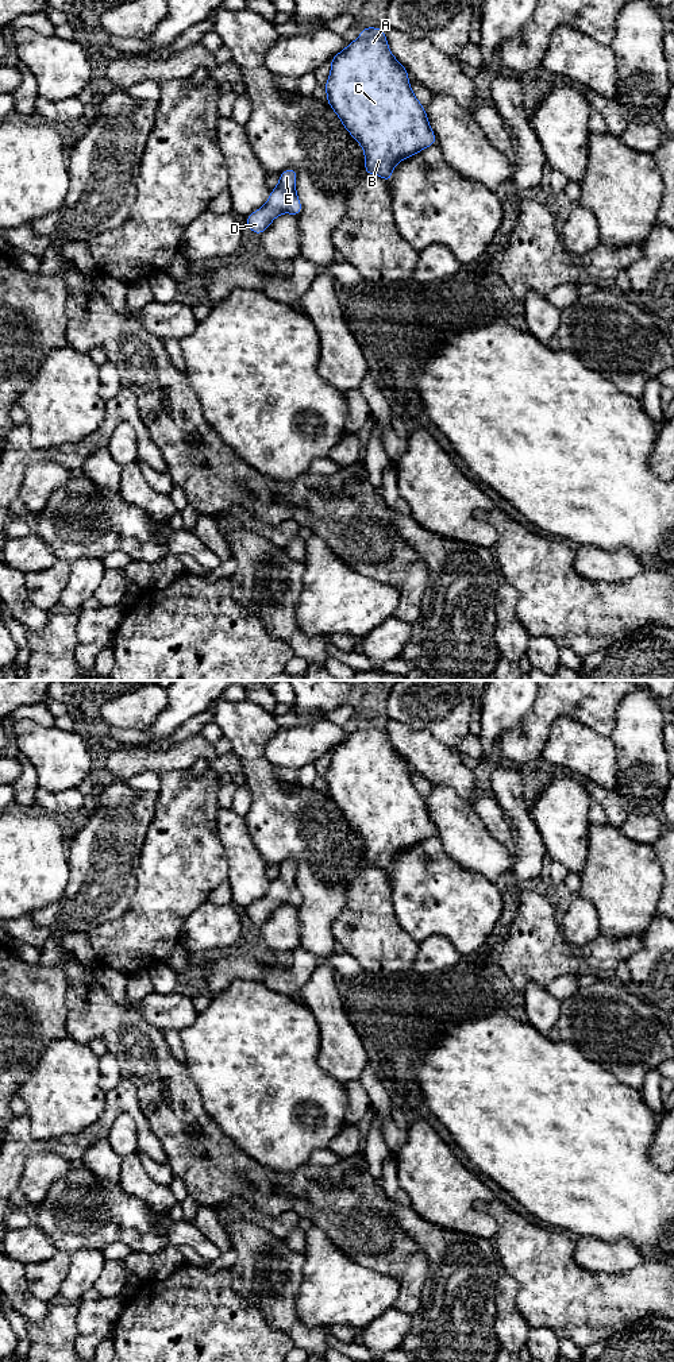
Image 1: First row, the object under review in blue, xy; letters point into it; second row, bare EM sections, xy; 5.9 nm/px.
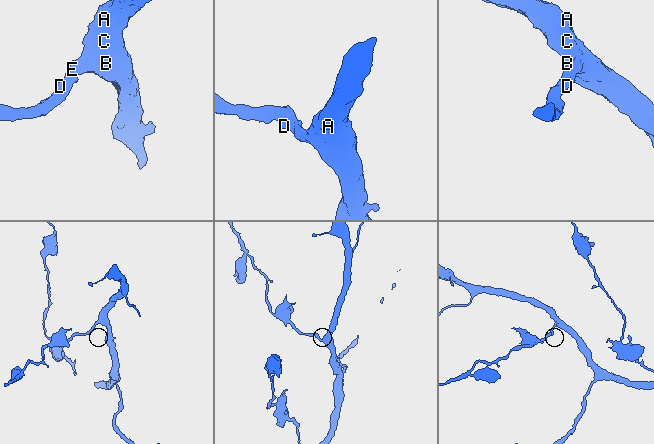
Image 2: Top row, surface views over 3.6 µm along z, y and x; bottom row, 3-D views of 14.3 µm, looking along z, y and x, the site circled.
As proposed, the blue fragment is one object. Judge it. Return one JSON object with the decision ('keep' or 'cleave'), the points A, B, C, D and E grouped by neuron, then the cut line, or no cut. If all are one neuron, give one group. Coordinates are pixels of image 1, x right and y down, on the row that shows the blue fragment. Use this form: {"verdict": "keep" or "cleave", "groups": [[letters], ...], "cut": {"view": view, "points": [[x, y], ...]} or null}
{"verdict": "keep", "groups": [["A", "B", "C", "D", "E"]], "cut": null}

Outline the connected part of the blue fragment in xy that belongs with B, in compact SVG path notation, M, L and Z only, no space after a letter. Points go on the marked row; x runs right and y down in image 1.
M363 27L358 39L331 59L331 74L324 85L328 105L336 112L350 135L365 151L365 174L382 177L392 181L394 166L419 151L436 144L436 136L430 127L424 107L415 97L408 80L408 70L389 50L385 28Z

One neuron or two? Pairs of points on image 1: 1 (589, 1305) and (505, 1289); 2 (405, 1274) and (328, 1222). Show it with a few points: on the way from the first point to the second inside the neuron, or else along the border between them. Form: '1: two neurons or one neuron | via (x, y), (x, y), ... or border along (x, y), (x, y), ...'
1: two neurons | border along (504, 1273), (517, 1284), (516, 1308), (527, 1322)
2: one neuron | via (385, 1262), (361, 1257), (343, 1242)

